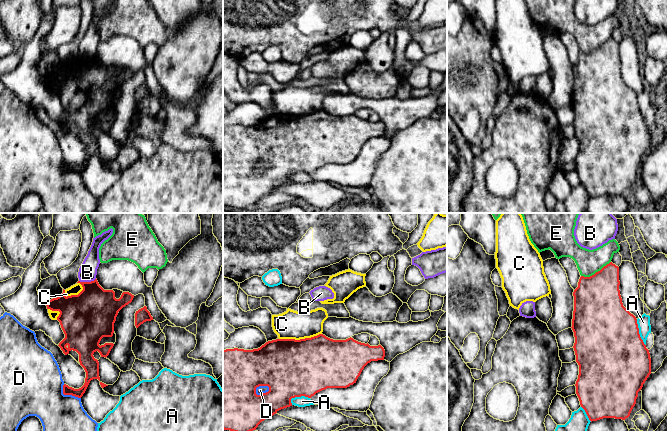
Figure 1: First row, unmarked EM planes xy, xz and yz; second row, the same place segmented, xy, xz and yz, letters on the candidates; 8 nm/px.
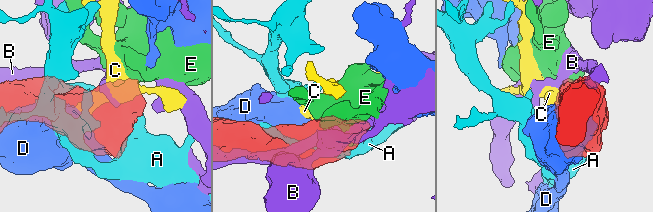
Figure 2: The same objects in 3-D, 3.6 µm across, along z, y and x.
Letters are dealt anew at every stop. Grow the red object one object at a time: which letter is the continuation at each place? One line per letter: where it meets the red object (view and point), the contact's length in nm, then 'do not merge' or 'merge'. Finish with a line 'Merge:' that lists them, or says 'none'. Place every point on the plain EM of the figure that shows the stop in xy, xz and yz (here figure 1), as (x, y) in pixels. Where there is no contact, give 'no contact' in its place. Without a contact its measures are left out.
A: contact yz (638, 108); length 220 nm; do not merge
B: contact xy (87, 58); length 140 nm; do not merge
C: contact xz (300, 115); length 340 nm; do not merge
D: contact xz (263, 169); length 130 nm; do not merge
E: contact yz (596, 48); length 260 nm; do not merge
Merge: none

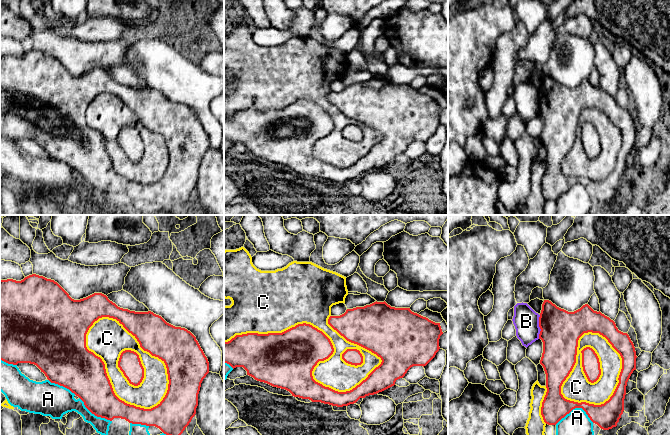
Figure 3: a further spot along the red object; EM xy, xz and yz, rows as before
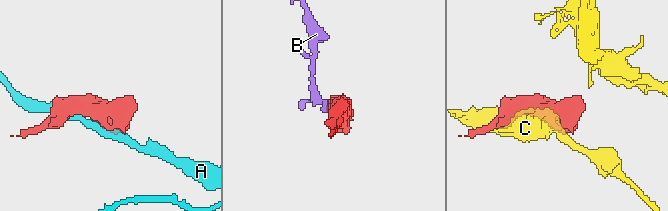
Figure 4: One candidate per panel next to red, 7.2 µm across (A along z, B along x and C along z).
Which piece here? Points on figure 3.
A: contact yz (575, 183); length 320 nm; do not merge
B: contact yz (539, 102); length 190 nm; do not merge
C: contact xz (331, 119); length 1300 nm; do not merge
Merge: none

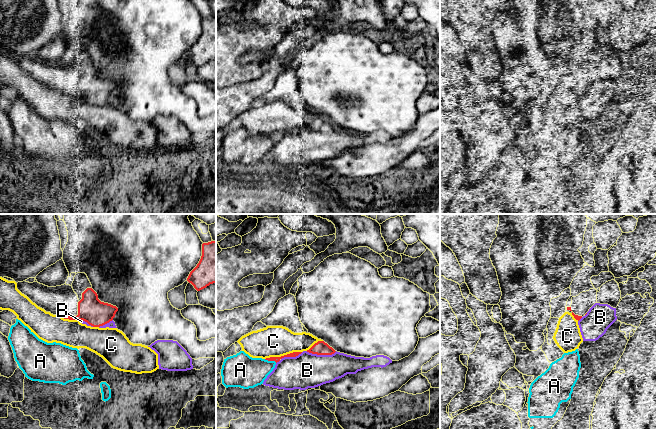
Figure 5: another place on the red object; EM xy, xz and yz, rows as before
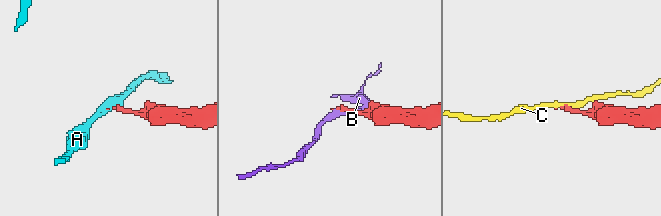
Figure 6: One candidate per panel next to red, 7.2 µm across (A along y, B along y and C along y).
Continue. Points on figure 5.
A: contact xz (270, 136); length 110 nm; do not merge
B: contact xz (321, 130); length 240 nm; do not merge
C: contact xz (284, 131); length 300 nm; do not merge
Merge: none

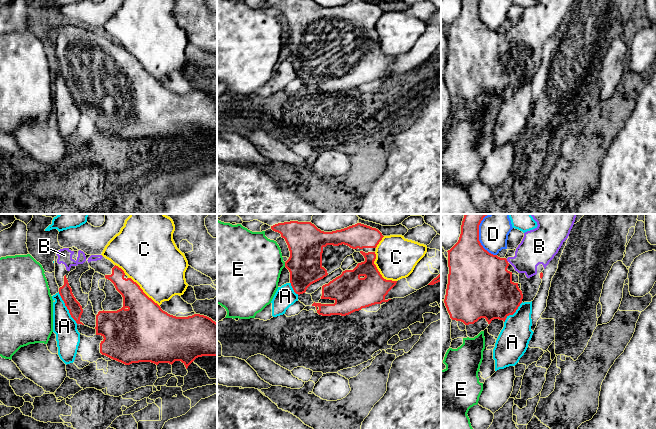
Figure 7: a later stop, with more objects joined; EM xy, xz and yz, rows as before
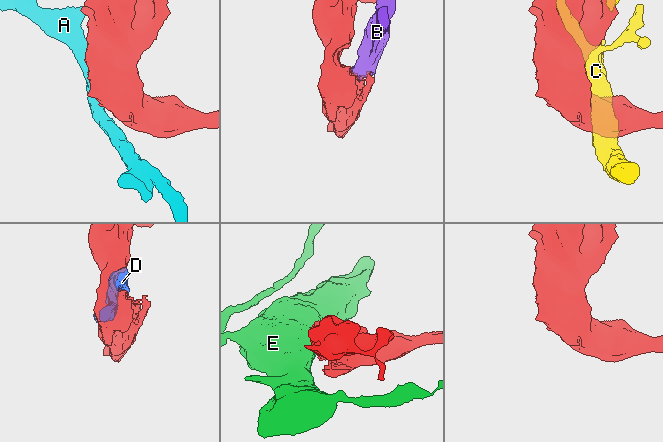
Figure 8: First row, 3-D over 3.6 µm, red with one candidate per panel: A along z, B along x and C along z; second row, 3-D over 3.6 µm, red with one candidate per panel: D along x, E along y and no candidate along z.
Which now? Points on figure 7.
A: contact xy (67, 84); length 300 nm; do not merge
B: contact yz (506, 36); length 30 nm; merge
C: contact xy (142, 67); length 340 nm; do not merge
D: contact yz (479, 18); length 300 nm; do not merge
E: contact xz (285, 40); length 40 nm; do not merge
Merge: B

